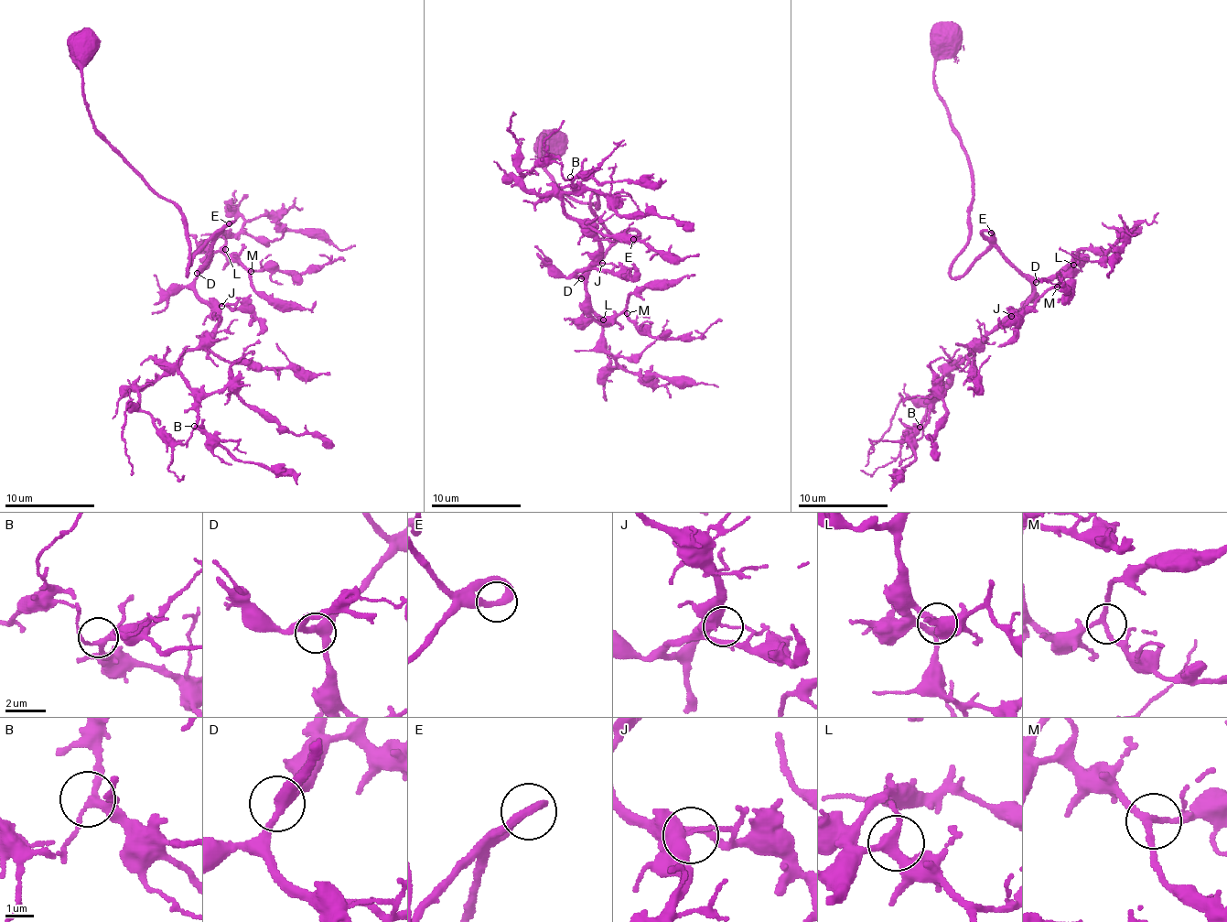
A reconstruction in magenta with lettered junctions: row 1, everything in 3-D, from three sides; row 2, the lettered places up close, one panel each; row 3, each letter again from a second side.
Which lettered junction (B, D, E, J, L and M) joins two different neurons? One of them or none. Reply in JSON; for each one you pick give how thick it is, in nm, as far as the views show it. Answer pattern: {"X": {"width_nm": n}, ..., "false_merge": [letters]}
{"false_merge": []}

